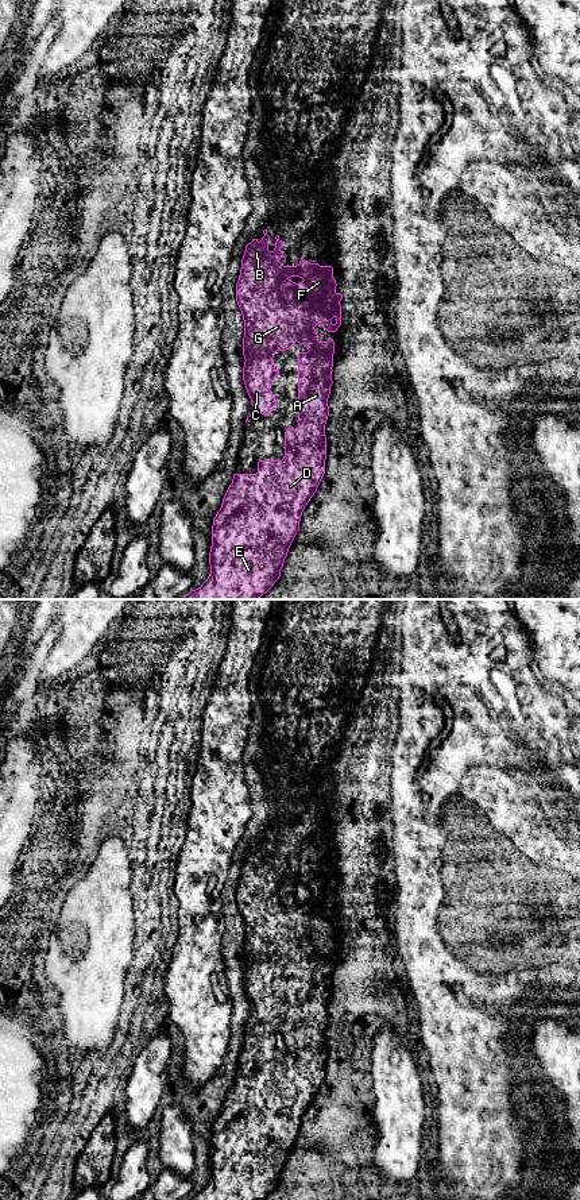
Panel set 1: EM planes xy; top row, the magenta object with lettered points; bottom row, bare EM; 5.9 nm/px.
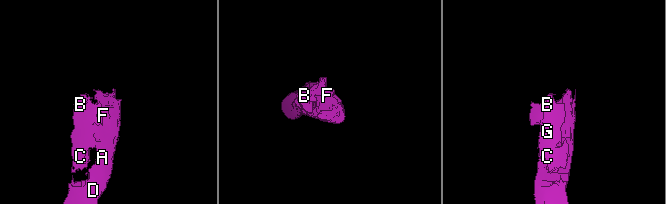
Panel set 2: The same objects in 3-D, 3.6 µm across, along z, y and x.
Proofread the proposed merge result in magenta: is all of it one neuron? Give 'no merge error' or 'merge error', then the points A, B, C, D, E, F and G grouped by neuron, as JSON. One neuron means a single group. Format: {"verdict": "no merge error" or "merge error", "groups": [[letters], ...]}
{"verdict": "no merge error", "groups": [["A", "B", "C", "D", "E", "F", "G"]]}

